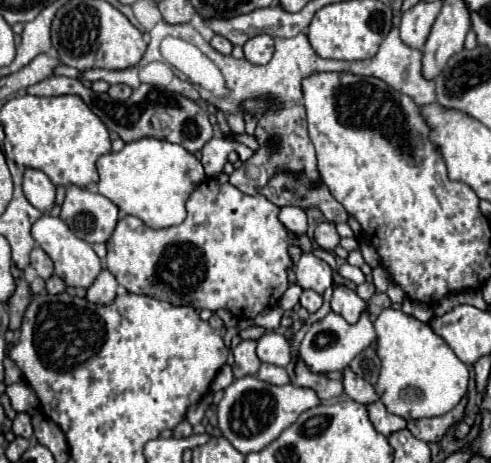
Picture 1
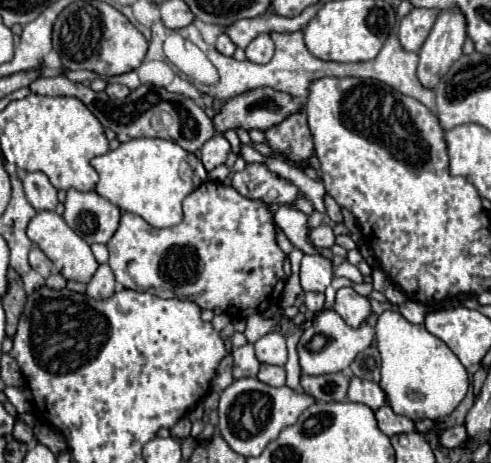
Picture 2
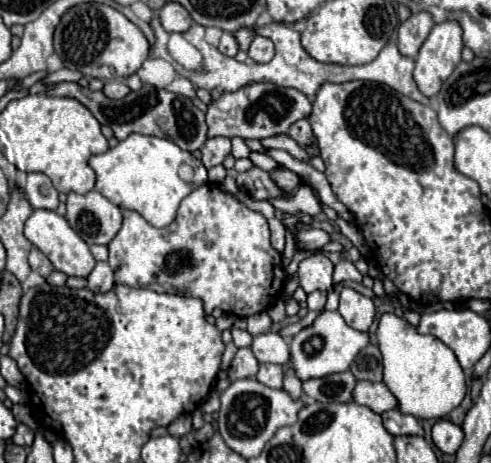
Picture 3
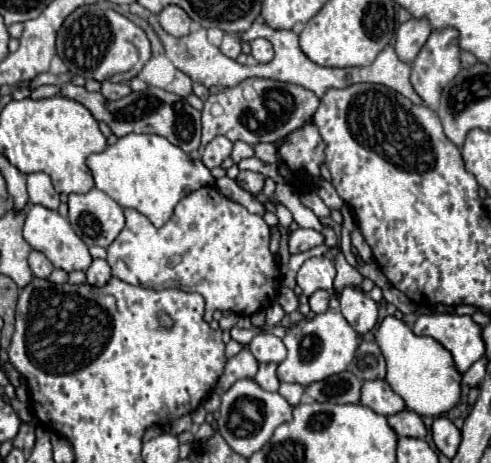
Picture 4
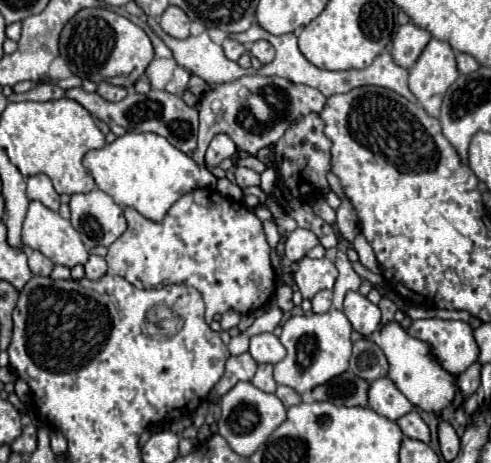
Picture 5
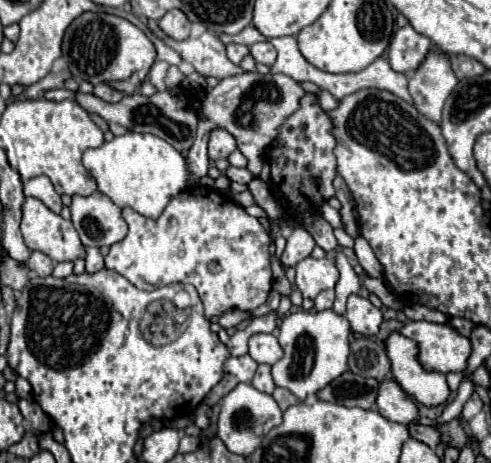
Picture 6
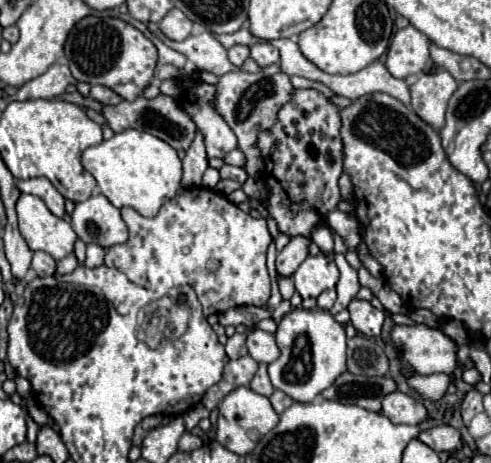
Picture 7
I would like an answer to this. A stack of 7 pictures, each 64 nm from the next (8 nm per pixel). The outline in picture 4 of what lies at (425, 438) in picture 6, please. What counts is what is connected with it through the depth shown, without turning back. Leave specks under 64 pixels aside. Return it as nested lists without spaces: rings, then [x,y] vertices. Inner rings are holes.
[[[402,410],[394,416],[388,416],[388,424],[396,430],[398,436],[410,436],[410,438],[426,438],[426,426],[422,418],[412,410]]]

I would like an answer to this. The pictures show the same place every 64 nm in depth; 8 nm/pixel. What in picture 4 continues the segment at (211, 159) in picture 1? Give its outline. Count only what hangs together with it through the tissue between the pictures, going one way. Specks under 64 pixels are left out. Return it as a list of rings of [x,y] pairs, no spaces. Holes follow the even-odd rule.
[[[216,136],[202,152],[202,162],[206,168],[216,168],[222,164],[224,158],[228,158],[232,152],[232,142],[226,136]]]

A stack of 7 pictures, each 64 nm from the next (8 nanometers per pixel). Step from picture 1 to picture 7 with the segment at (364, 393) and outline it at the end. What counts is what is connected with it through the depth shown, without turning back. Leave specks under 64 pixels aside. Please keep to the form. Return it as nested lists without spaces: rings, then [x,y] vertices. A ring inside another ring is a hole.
[[[392,392],[384,398],[382,414],[388,416],[394,424],[412,424],[412,426],[418,426],[420,422],[430,418],[428,410],[422,402],[410,398],[408,394],[402,394],[402,392]]]

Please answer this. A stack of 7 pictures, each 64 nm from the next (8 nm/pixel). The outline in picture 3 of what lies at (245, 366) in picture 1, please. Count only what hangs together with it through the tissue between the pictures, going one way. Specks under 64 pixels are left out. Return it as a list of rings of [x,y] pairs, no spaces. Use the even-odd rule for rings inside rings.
[[[240,348],[228,368],[228,380],[234,382],[238,378],[254,378],[258,372],[258,360],[254,358],[250,348]]]

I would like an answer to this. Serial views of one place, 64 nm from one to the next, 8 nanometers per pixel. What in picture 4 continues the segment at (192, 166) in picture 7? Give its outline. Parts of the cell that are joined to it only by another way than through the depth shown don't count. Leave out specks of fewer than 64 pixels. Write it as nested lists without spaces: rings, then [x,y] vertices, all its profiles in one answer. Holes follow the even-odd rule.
[[[248,78],[238,86],[222,88],[218,94],[208,96],[202,108],[202,146],[218,134],[228,136],[232,142],[242,140],[252,148],[260,142],[276,142],[308,122],[318,106],[320,98],[308,88],[272,78]]]

